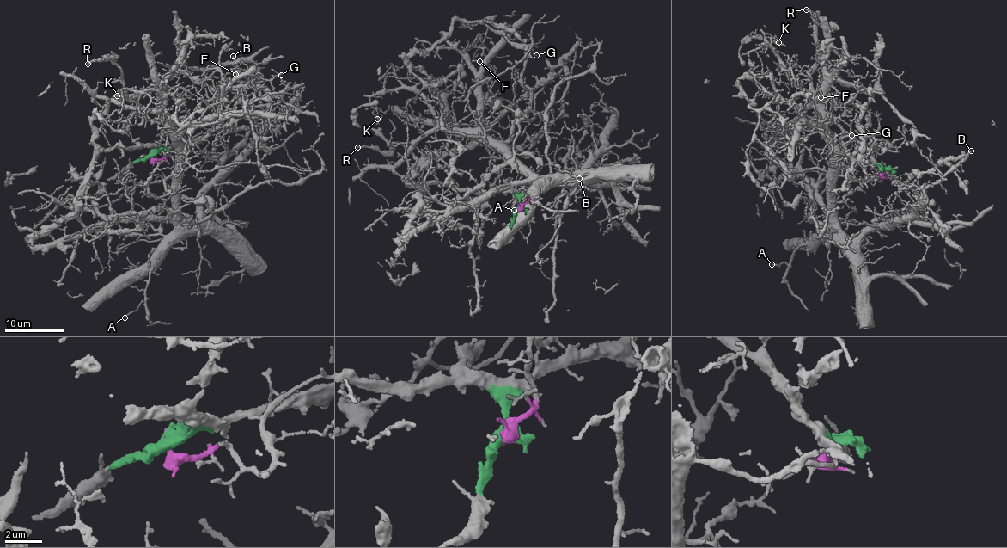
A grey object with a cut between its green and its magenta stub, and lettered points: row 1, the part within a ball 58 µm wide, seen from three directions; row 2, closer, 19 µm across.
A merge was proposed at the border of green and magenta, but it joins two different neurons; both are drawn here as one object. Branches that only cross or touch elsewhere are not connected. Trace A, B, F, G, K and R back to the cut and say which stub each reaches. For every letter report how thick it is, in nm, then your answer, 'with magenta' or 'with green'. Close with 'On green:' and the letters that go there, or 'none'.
A: 120 nm | with magenta
B: 180 nm | with green
F: 130 nm | with magenta
G: 130 nm | with magenta
K: 170 nm | with magenta
R: 170 nm | with green
On green: B, R

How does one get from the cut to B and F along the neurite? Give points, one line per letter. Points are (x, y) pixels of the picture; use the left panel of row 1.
B: (149, 155), (208, 134), (240, 101), (241, 87), (237, 83), (237, 71), (232, 56)
F: (150, 154), (171, 157), (184, 166), (180, 134), (215, 111), (228, 87), (248, 70), (234, 68), (236, 74)

